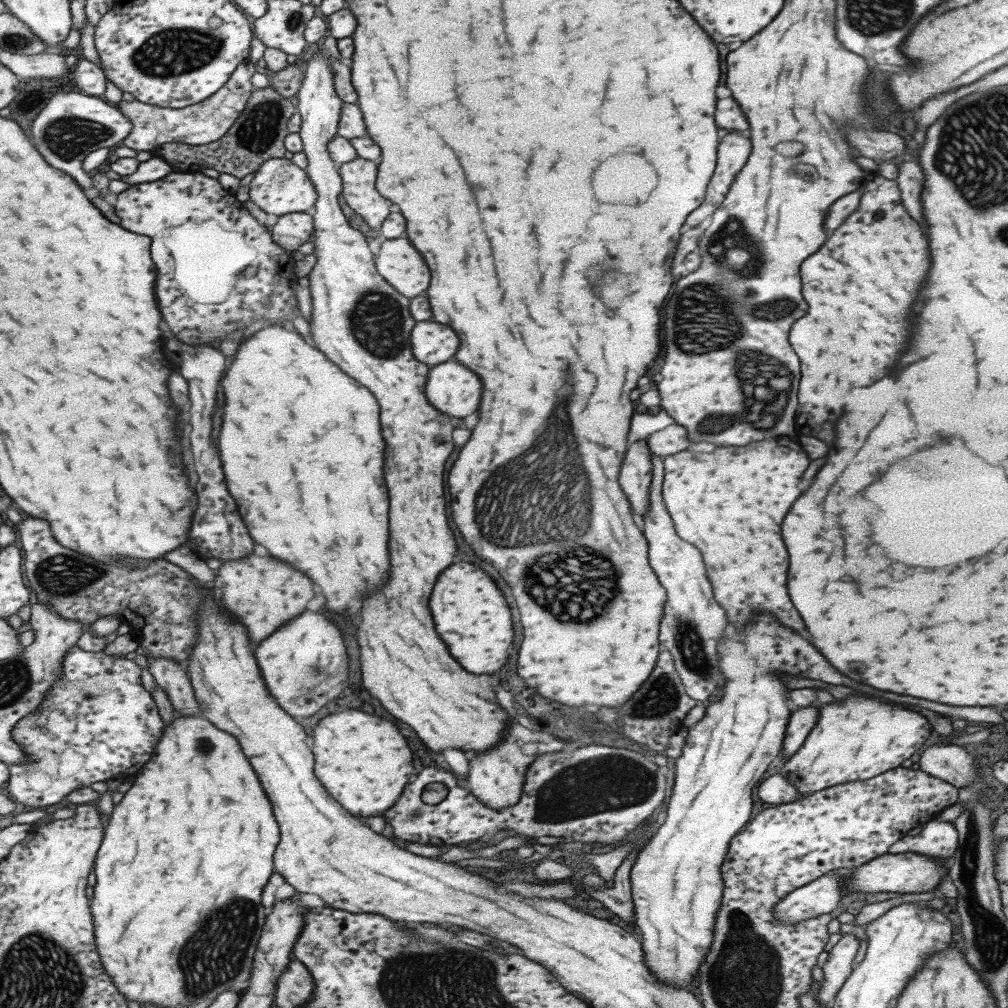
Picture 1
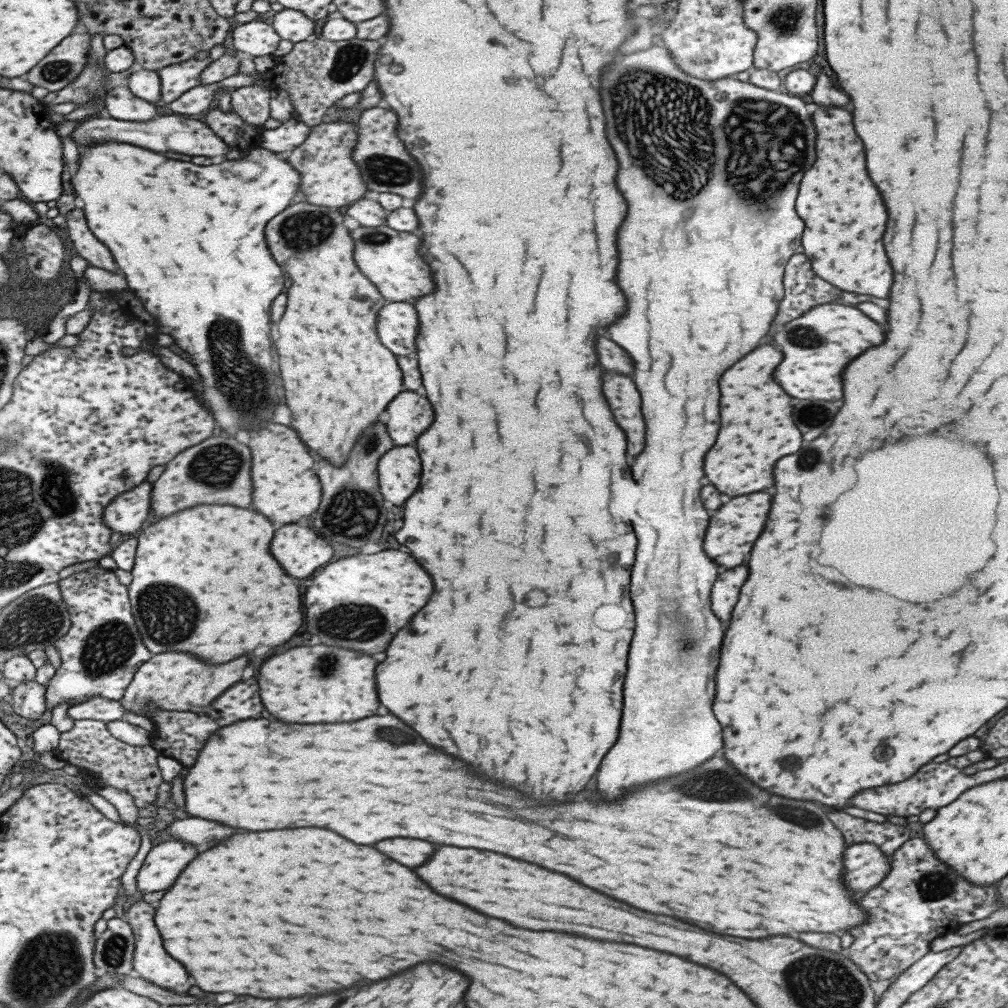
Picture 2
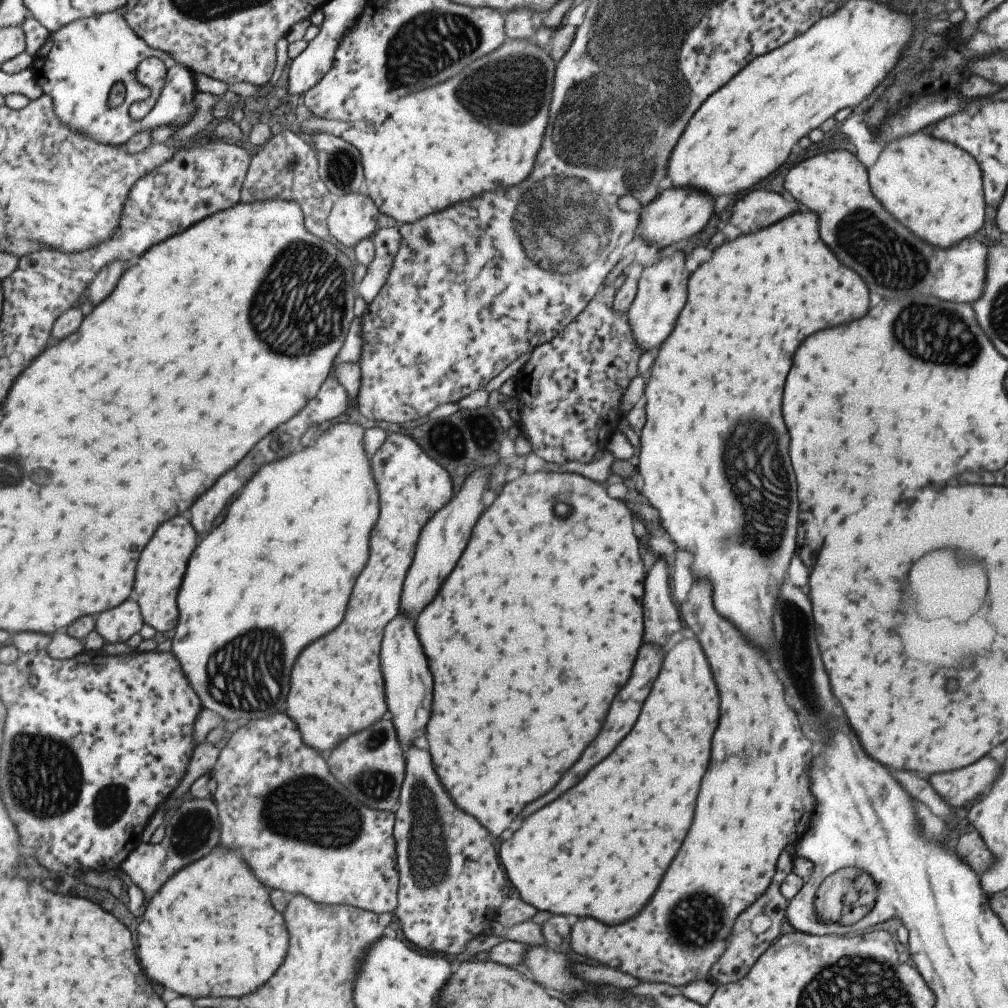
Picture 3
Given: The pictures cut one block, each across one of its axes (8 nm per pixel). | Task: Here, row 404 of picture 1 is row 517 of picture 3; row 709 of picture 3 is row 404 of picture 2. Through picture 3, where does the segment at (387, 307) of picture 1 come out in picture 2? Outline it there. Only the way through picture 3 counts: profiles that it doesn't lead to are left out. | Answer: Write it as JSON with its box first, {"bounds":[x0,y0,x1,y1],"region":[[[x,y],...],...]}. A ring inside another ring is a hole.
{"bounds":[265,202,402,466],"region":[[[305,202],[287,206],[287,210],[279,212],[275,218],[271,218],[271,222],[267,222],[267,226],[265,226],[265,242],[267,242],[267,248],[271,250],[273,260],[291,278],[291,286],[285,292],[287,294],[287,306],[285,306],[285,312],[283,312],[281,320],[277,322],[277,340],[275,340],[275,350],[277,350],[277,356],[279,356],[277,364],[279,364],[279,376],[281,376],[281,382],[283,382],[285,404],[287,404],[287,408],[291,412],[291,428],[299,434],[301,442],[313,454],[317,454],[319,458],[331,462],[333,466],[341,466],[343,462],[347,462],[347,454],[353,448],[353,444],[357,442],[359,434],[365,428],[369,428],[371,424],[375,424],[379,420],[379,414],[385,410],[387,402],[391,402],[391,398],[395,398],[395,394],[401,392],[402,374],[397,364],[395,364],[395,356],[387,348],[383,348],[379,344],[377,336],[375,336],[375,316],[377,316],[379,309],[381,309],[386,300],[379,294],[375,285],[371,284],[371,281],[355,268],[353,256],[351,256],[353,242],[351,242],[351,238],[347,234],[347,228],[343,228],[341,214],[337,210],[329,210],[329,208],[323,208],[323,206],[311,206],[311,204],[305,204]]]}

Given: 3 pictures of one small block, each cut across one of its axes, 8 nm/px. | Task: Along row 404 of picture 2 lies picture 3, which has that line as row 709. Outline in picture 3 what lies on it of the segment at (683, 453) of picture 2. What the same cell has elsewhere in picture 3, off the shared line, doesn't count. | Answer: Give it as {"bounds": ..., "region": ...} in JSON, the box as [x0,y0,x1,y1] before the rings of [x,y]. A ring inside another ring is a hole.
{"bounds":[498,638,719,924],"region":[[[687,638],[677,642],[673,648],[664,654],[662,658],[661,670],[657,674],[657,678],[653,680],[651,692],[645,698],[639,718],[635,720],[631,732],[617,744],[617,748],[603,760],[599,762],[595,768],[591,768],[591,772],[587,772],[587,776],[573,788],[569,788],[563,796],[559,796],[557,800],[553,800],[551,804],[543,806],[541,810],[537,810],[535,814],[531,814],[527,820],[523,820],[523,824],[519,826],[519,830],[513,832],[511,838],[502,841],[499,845],[498,860],[505,870],[507,880],[517,890],[518,898],[523,902],[534,906],[537,910],[546,910],[551,915],[573,914],[577,918],[583,916],[591,916],[603,924],[619,924],[629,920],[631,916],[635,916],[651,898],[651,894],[655,892],[665,868],[669,866],[669,862],[673,860],[677,848],[681,846],[681,840],[691,824],[691,816],[693,816],[693,808],[695,808],[695,796],[697,796],[697,788],[701,782],[701,776],[707,768],[709,762],[709,742],[711,742],[711,734],[717,726],[717,718],[719,718],[719,710],[717,710],[717,688],[713,684],[709,666],[703,658],[703,652],[697,644],[697,640]]]}

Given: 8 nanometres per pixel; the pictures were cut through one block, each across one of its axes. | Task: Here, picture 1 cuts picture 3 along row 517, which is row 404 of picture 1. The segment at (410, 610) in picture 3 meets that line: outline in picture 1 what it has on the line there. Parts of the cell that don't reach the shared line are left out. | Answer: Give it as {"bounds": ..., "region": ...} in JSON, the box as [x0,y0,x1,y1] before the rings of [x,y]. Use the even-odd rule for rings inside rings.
{"bounds":[424,361,481,418],"region":[[[445,361],[430,367],[424,387],[425,398],[440,413],[463,418],[479,406],[481,382],[457,362]]]}

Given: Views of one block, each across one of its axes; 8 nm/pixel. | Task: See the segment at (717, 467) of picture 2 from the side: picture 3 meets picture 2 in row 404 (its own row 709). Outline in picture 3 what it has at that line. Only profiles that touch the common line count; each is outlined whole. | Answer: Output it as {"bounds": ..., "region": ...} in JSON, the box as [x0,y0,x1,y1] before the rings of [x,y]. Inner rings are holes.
{"bounds":[569,580,815,987],"region":[[[695,580],[695,584],[691,584],[685,602],[681,604],[681,618],[695,634],[711,668],[719,690],[721,714],[711,740],[711,758],[701,780],[691,828],[663,874],[655,894],[637,916],[619,926],[607,926],[607,932],[605,924],[593,918],[583,918],[570,928],[569,933],[569,946],[575,954],[611,968],[619,968],[623,960],[623,974],[629,974],[639,982],[665,983],[672,987],[684,987],[687,983],[708,979],[710,967],[725,951],[737,916],[769,887],[779,852],[791,840],[797,840],[807,832],[815,804],[807,774],[811,760],[809,740],[801,734],[795,714],[783,700],[781,682],[771,670],[767,656],[735,632],[731,622],[723,620],[713,610],[711,586],[707,580]]]}

